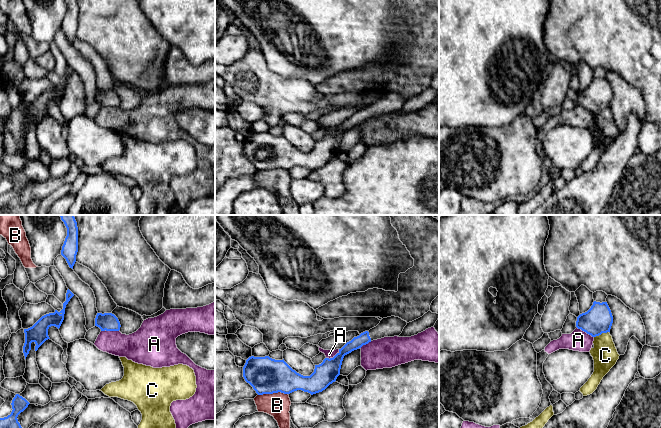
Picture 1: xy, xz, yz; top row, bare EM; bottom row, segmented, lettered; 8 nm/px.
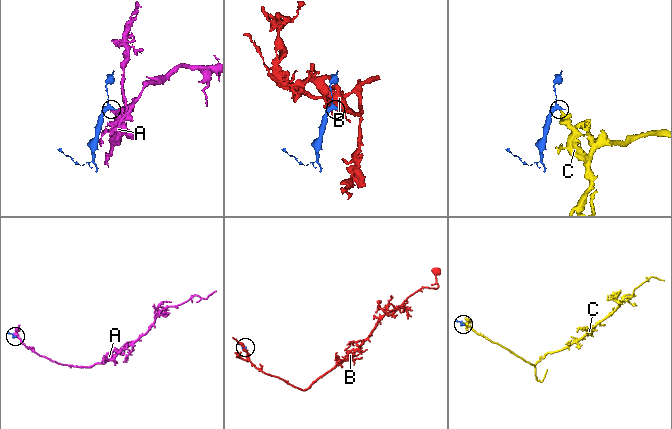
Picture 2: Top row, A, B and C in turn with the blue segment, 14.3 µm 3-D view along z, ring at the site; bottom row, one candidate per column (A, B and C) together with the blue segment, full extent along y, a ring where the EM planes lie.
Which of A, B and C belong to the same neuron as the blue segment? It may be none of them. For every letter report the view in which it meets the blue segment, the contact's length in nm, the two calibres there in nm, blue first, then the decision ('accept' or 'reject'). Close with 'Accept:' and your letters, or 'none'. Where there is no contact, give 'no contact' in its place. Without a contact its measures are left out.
A: contact in xy; length 140 nm; calibres 140 and 220 nm; reject
B: contact in xz; length 240 nm; calibres 280 and 190 nm; reject
C: contact in yz; length 130 nm; calibres 220 and 200 nm; reject
Accept: none

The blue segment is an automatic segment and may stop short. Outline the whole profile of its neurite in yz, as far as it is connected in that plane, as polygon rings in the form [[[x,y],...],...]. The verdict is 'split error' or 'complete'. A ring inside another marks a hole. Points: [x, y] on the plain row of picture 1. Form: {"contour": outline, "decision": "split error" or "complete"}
{"contour": [[[593,78],[591,84],[577,93],[576,103],[596,113],[610,108],[613,92],[607,78]]], "decision": "complete"}

